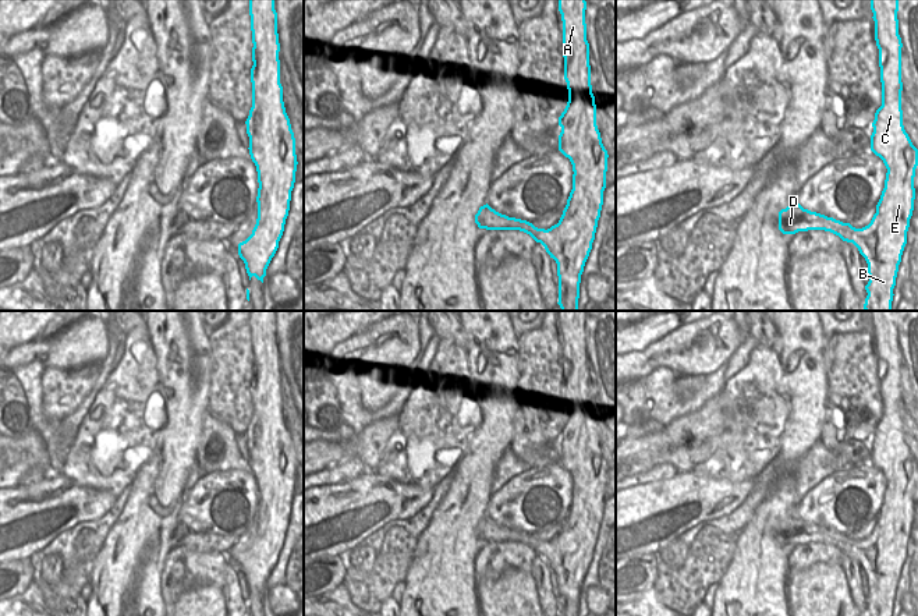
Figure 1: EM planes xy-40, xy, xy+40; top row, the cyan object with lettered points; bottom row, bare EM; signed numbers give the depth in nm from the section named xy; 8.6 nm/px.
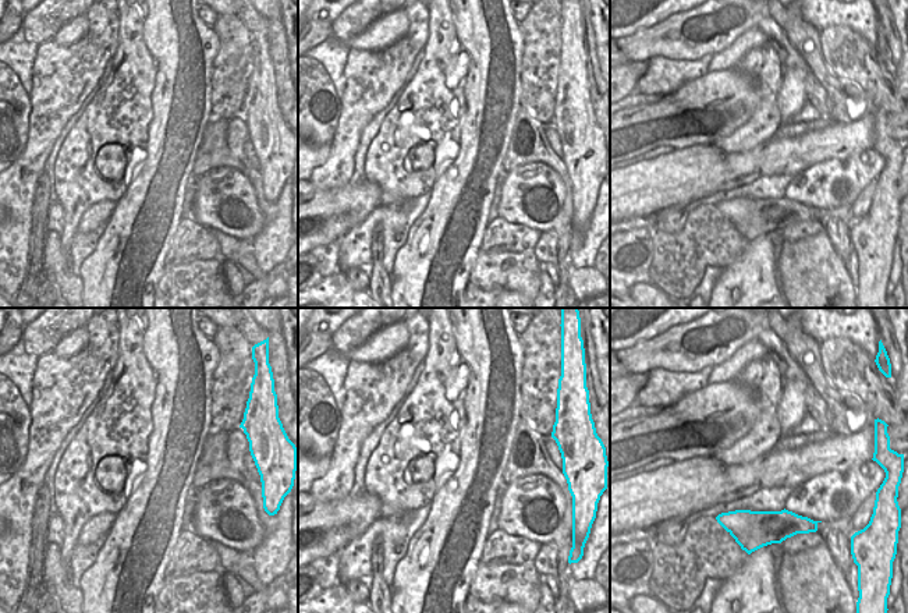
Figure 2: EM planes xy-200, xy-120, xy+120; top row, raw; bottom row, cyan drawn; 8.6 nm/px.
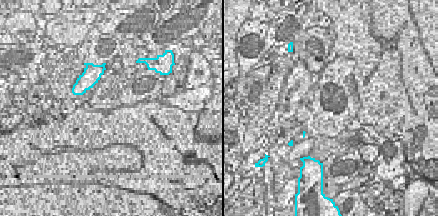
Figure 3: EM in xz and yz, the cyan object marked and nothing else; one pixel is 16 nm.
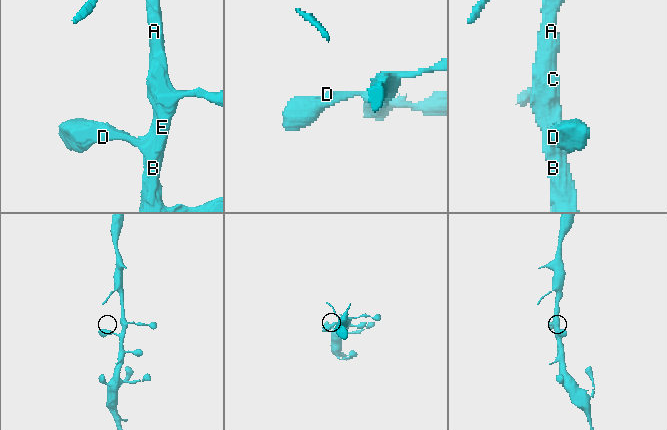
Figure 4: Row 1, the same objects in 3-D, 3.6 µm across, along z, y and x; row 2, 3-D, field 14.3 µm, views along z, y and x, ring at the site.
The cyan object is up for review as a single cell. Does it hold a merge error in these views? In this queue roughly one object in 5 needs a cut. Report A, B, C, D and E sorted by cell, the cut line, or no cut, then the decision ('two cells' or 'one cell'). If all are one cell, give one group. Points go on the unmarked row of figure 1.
A B C D E | no cut | one cell

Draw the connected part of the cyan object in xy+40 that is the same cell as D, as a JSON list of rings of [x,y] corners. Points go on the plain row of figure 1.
[[[871,311],[871,322],[882,394],[882,418],[876,422],[872,435],[871,463],[887,481],[876,525],[868,538],[855,541],[850,535],[804,521],[795,511],[779,524],[779,542],[783,546],[825,542],[843,553],[853,555],[868,576],[865,616],[892,616],[914,523],[918,461],[903,438],[903,355],[898,347],[898,311]]]

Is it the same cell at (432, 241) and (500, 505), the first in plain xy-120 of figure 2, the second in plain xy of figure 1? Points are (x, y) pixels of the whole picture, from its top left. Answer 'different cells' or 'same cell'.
different cells

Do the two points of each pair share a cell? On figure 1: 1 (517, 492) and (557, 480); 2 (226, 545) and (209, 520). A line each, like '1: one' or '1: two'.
1: one
2: two

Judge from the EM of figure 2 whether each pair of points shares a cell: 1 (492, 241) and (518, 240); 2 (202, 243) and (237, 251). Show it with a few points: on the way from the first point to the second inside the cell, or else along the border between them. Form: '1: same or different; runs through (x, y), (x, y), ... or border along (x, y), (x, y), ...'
1: same; runs through (499, 240), (511, 240)
2: different; border along (212, 230), (220, 247), (219, 255)

